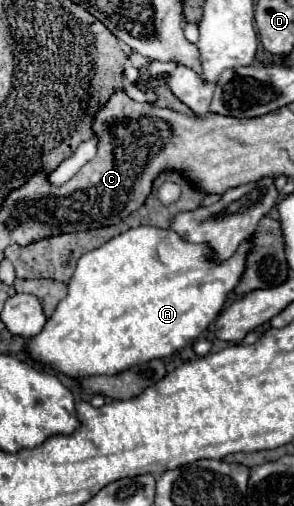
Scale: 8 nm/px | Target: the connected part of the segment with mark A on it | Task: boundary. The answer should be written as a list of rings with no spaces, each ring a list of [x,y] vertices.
[[[155,226],[129,228],[79,258],[69,280],[67,298],[59,302],[45,328],[31,338],[27,350],[37,362],[47,364],[73,380],[95,374],[119,374],[131,366],[141,366],[155,358],[167,358],[187,342],[197,340],[197,336],[217,318],[227,296],[245,272],[245,254],[249,254],[249,246],[253,246],[253,236],[241,242],[231,258],[215,262],[213,250],[207,242],[193,244],[173,230],[161,230]]]

